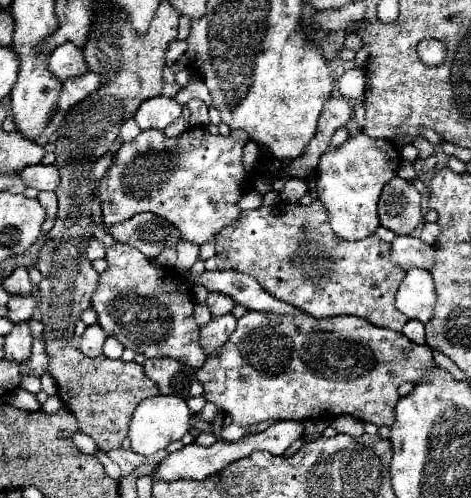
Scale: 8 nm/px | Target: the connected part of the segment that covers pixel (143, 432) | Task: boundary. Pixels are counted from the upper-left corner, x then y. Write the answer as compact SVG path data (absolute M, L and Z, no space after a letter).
M153 396L143 400L131 418L129 424L129 440L131 440L131 450L137 454L155 454L157 450L163 450L169 446L169 442L181 440L183 434L189 430L189 418L191 418L191 410L185 404L183 398L179 396Z

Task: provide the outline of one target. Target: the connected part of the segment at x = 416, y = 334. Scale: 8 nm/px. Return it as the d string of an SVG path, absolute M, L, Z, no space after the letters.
M409 320L405 326L403 326L403 330L401 330L411 342L415 342L415 344L425 344L425 326L423 326L423 322L419 322L419 320Z

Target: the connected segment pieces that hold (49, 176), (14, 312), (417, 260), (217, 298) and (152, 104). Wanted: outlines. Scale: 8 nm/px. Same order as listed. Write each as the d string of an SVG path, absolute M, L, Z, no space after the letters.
M33 164L23 168L21 178L27 186L35 190L55 190L59 184L59 172L53 164L43 166L43 164Z
M27 294L27 296L13 296L7 304L7 310L9 310L9 320L11 322L21 322L21 320L29 320L35 306L33 306L33 294Z
M397 236L391 244L393 260L397 264L407 264L407 266L403 266L405 270L409 270L409 268L431 270L433 252L435 252L433 246L425 244L419 238L411 238L411 236Z
M209 292L205 304L209 306L209 312L213 316L223 316L223 314L231 312L235 306L235 302L229 296L221 296L221 292Z
M153 96L151 100L145 100L139 106L139 110L135 112L135 122L141 130L147 130L147 128L163 130L179 116L181 116L181 106L175 100L167 96Z

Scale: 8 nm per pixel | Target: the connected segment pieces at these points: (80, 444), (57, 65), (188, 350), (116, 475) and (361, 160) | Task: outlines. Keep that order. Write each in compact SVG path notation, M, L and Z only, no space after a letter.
M77 430L75 434L71 434L71 440L73 440L73 444L81 450L81 452L87 452L87 454L95 454L95 450L97 450L97 446L95 446L95 442L85 434L85 432L81 432L81 430Z
M61 44L51 52L49 70L59 78L67 80L69 76L79 76L87 72L87 64L83 58L83 50L75 48L73 44Z
M95 226L93 234L105 244L105 260L109 264L99 276L99 284L91 298L91 306L97 312L99 326L105 334L117 338L135 354L169 356L191 368L201 368L207 356L199 344L199 326L193 320L193 298L189 294L189 284L177 278L175 272L155 266L139 250L115 242L103 232L103 226Z
M100 449L97 452L97 458L99 462L101 462L101 464L103 465L107 475L109 475L114 480L118 481L121 477L121 469L119 468L119 466L115 464L113 461L109 460L106 452Z
M363 132L351 136L339 148L329 148L317 166L319 200L327 208L333 232L343 240L363 240L379 226L377 202L383 186L397 174L401 154L397 146L383 138L369 138Z

